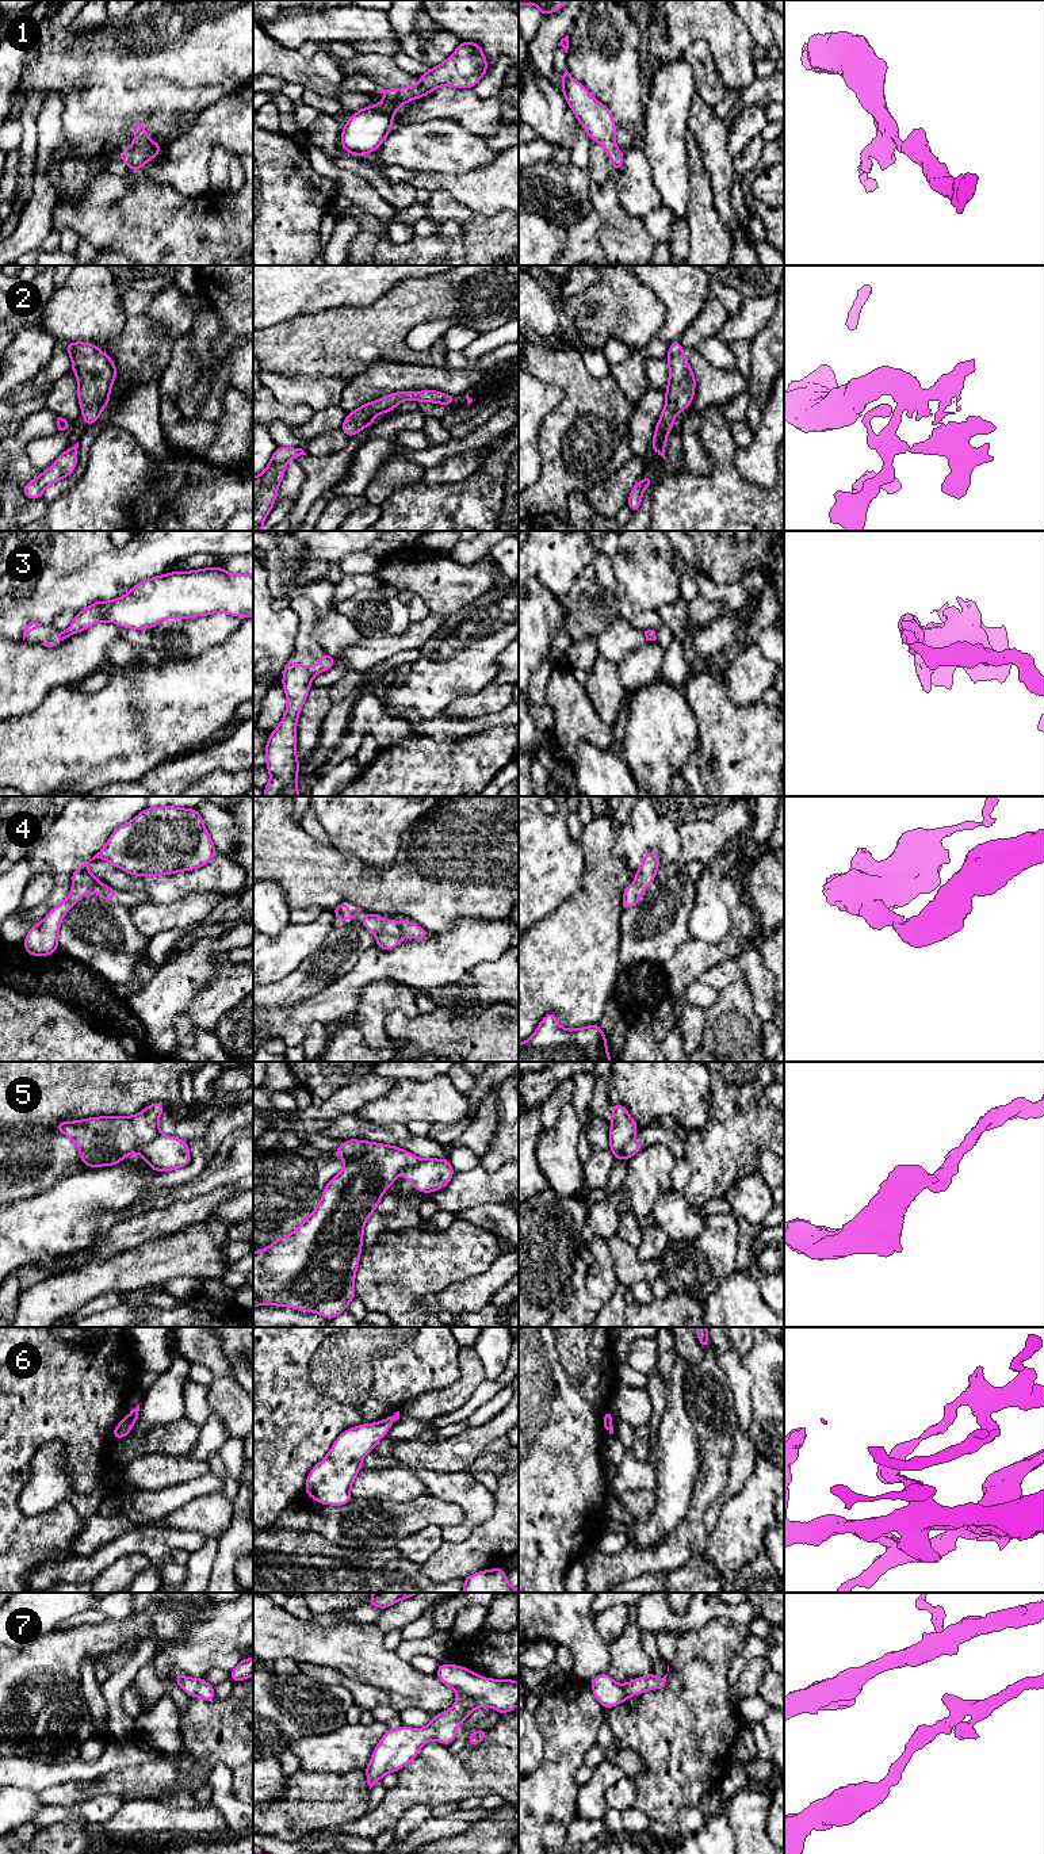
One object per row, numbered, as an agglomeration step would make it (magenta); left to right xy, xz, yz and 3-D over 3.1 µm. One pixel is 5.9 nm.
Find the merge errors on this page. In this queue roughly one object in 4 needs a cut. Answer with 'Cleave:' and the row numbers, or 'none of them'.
Cleave: 3, 5

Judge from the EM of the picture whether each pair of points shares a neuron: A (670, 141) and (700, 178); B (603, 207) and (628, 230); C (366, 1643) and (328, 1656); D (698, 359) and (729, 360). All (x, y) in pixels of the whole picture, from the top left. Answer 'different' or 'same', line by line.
A: different
B: same
C: same
D: different

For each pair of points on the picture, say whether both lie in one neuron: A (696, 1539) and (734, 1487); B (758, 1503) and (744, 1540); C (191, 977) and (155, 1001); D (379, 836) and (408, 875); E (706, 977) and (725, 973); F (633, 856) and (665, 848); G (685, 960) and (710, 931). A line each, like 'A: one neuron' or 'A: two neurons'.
A: two neurons
B: one neuron
C: one neuron
D: two neurons
E: one neuron
F: one neuron
G: two neurons

